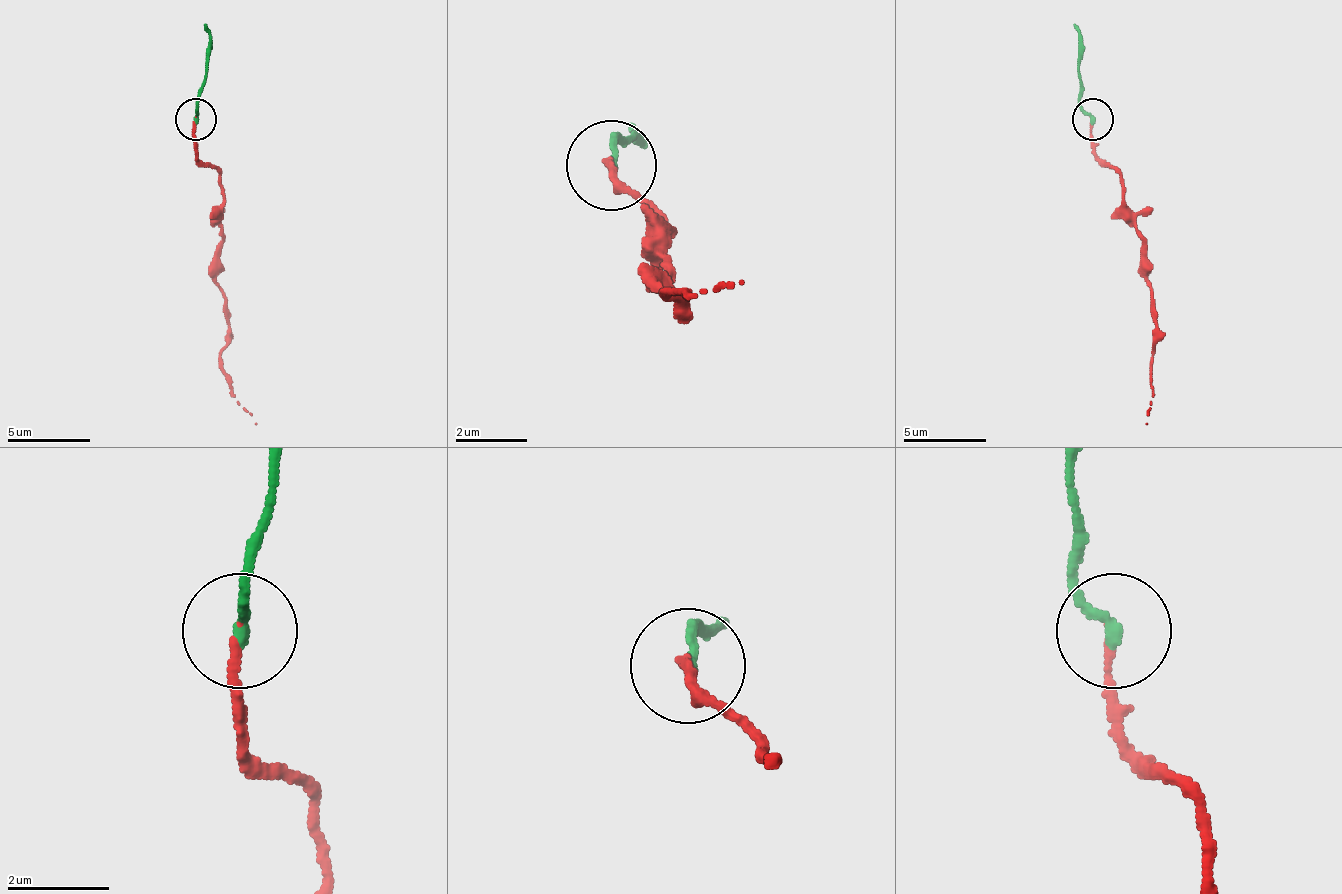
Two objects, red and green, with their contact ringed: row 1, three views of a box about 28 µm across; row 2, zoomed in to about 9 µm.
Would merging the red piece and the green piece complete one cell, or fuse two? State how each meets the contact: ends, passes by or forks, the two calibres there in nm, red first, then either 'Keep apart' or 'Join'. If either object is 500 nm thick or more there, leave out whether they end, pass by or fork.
At the ring red ends. At the ring green ends. Thickness 140 nm (red) against 240 nm. Keep apart

